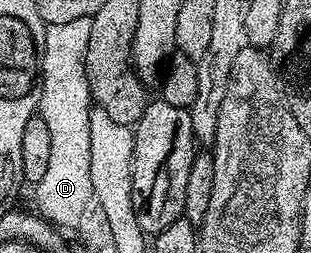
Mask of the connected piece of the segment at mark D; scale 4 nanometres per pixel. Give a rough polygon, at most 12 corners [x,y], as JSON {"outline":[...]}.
{"outline":[[89,17],[49,24],[38,114],[50,167],[39,215],[76,226],[94,200]]}

